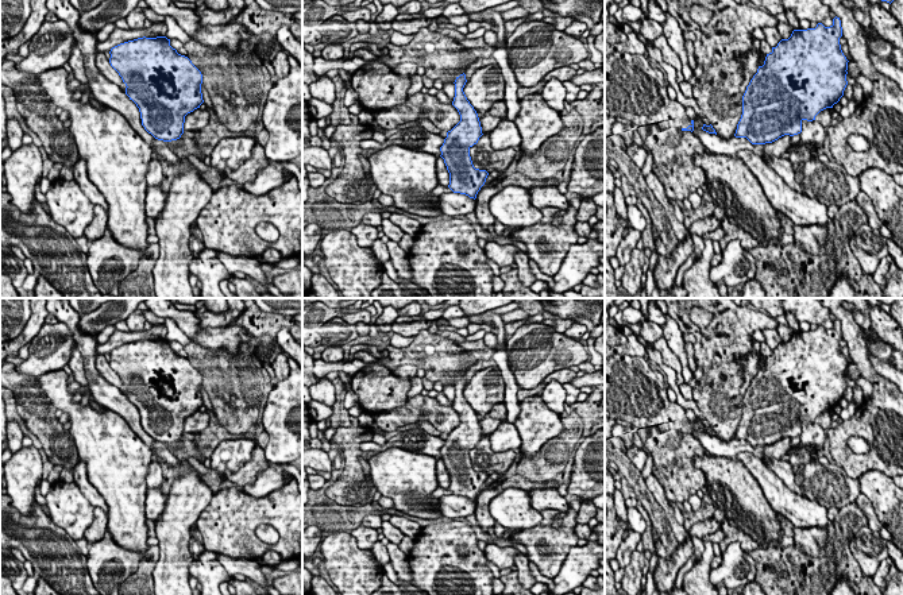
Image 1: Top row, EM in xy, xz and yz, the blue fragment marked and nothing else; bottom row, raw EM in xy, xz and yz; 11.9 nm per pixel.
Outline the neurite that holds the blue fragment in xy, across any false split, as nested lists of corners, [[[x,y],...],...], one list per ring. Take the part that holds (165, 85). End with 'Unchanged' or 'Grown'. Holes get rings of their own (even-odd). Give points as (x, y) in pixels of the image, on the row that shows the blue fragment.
[[[166,36],[138,38],[120,43],[109,51],[111,66],[126,84],[126,94],[140,112],[142,125],[155,139],[171,142],[184,134],[185,116],[204,103],[202,74],[192,61],[177,53]]]. Unchanged

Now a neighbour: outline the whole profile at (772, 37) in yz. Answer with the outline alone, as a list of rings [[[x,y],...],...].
[[[764,27],[763,32],[765,35],[765,42],[771,47],[776,47],[777,43],[782,40],[780,32],[777,31],[777,27]]]

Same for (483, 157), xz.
[[[483,134],[478,143],[470,147],[470,157],[475,169],[503,173],[516,158],[514,148],[494,150],[489,134]]]

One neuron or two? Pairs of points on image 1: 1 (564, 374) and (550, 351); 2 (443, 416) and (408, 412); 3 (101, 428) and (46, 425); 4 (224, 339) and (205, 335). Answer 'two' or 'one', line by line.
1: two
2: one
3: two
4: one

